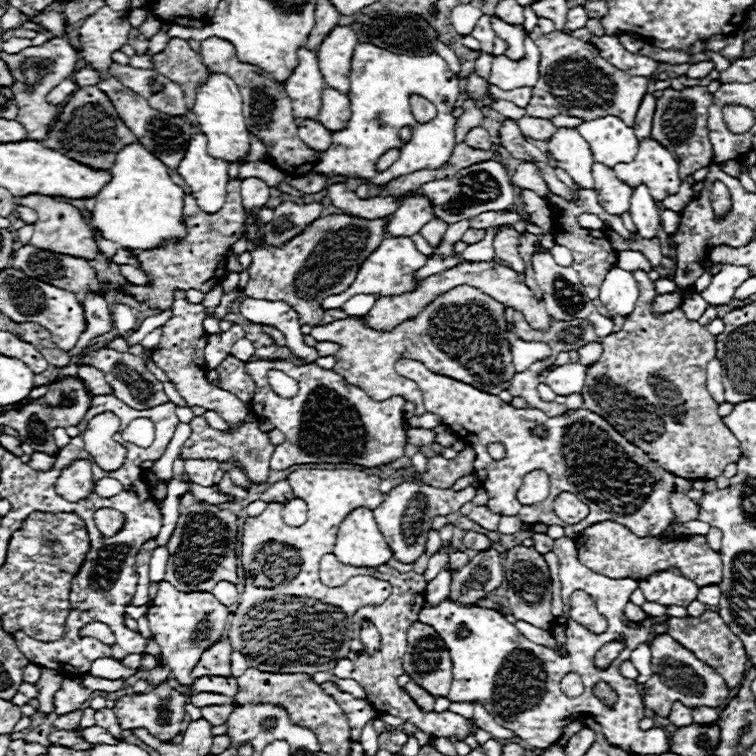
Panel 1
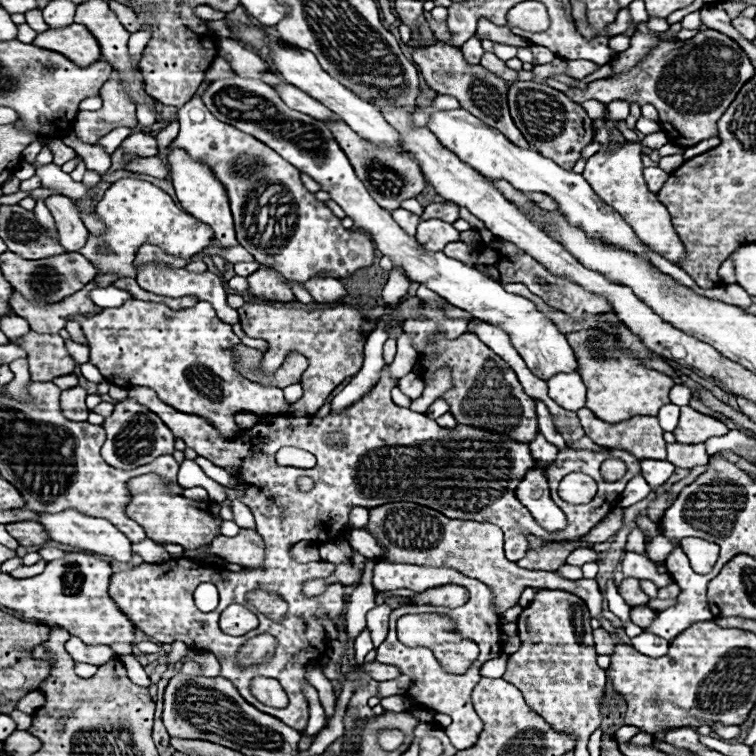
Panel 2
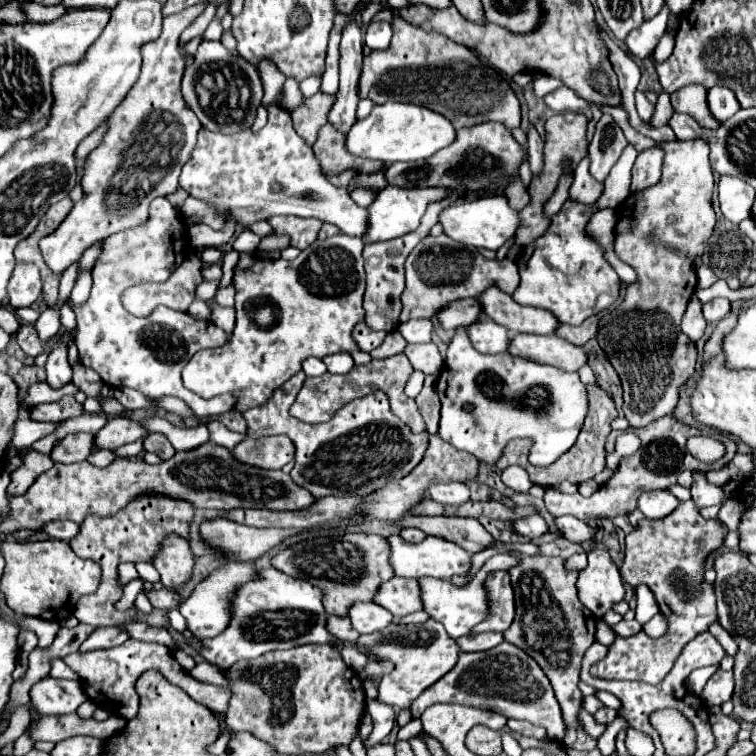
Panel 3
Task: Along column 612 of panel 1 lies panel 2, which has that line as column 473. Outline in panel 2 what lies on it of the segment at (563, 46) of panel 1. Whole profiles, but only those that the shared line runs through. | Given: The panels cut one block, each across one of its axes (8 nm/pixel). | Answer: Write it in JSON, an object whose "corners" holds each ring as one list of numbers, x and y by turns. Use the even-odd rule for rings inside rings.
{"corners":[[438,42,436,46,430,46,426,50,414,50,412,60,414,60,414,64,422,72,426,84,432,90,436,90,438,94,454,96,460,102,462,108,466,108,470,114,478,116,484,124,500,130,510,142,518,144,520,148,530,148,530,150,534,148,530,142,526,142,526,138,522,136,522,132,518,132,518,128,514,126,514,122,510,118,508,102,506,102,508,86,506,86,506,82,502,78,490,74,482,66,470,66,470,64,466,64,460,48,454,48,454,46,444,44,444,42]]}

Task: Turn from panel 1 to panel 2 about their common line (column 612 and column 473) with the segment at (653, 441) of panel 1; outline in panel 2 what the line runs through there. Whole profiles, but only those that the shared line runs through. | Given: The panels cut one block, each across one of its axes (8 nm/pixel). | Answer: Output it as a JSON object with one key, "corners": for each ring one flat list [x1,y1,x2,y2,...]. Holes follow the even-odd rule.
{"corners":[[436,332,434,340,426,344,422,356,436,354,436,360,424,360,426,370,422,376,430,376,438,372,442,366,452,370,452,388,440,396,440,400,448,402,450,414,458,424,486,428,496,434,506,434,510,440,530,444,538,434,538,416,534,408,534,400,524,394,516,374,508,368,508,364,494,354,476,334,464,332,462,336,448,340,444,332]]}

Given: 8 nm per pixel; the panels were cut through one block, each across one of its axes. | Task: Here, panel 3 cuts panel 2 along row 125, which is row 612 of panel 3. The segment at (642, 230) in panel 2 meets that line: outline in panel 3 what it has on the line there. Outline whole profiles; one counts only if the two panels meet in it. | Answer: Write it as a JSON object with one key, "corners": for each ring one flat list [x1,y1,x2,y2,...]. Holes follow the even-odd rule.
{"corners":[[594,548,588,552,588,566,578,576,578,598,596,618,602,618,614,602,624,598,620,572,610,560,608,550]]}

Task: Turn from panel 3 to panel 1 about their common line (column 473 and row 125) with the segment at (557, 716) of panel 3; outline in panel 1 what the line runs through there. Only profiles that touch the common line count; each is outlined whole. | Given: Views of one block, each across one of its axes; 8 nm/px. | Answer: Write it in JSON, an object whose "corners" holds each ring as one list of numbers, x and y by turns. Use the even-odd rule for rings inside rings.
{"corners":[[704,86,684,88,684,90,672,90,666,88,664,94,656,100,656,112,654,112,654,126,652,126,652,138,660,140,680,162,680,178,684,180,688,174,708,166,714,158,712,144,708,138,708,106,712,104,712,94]]}

